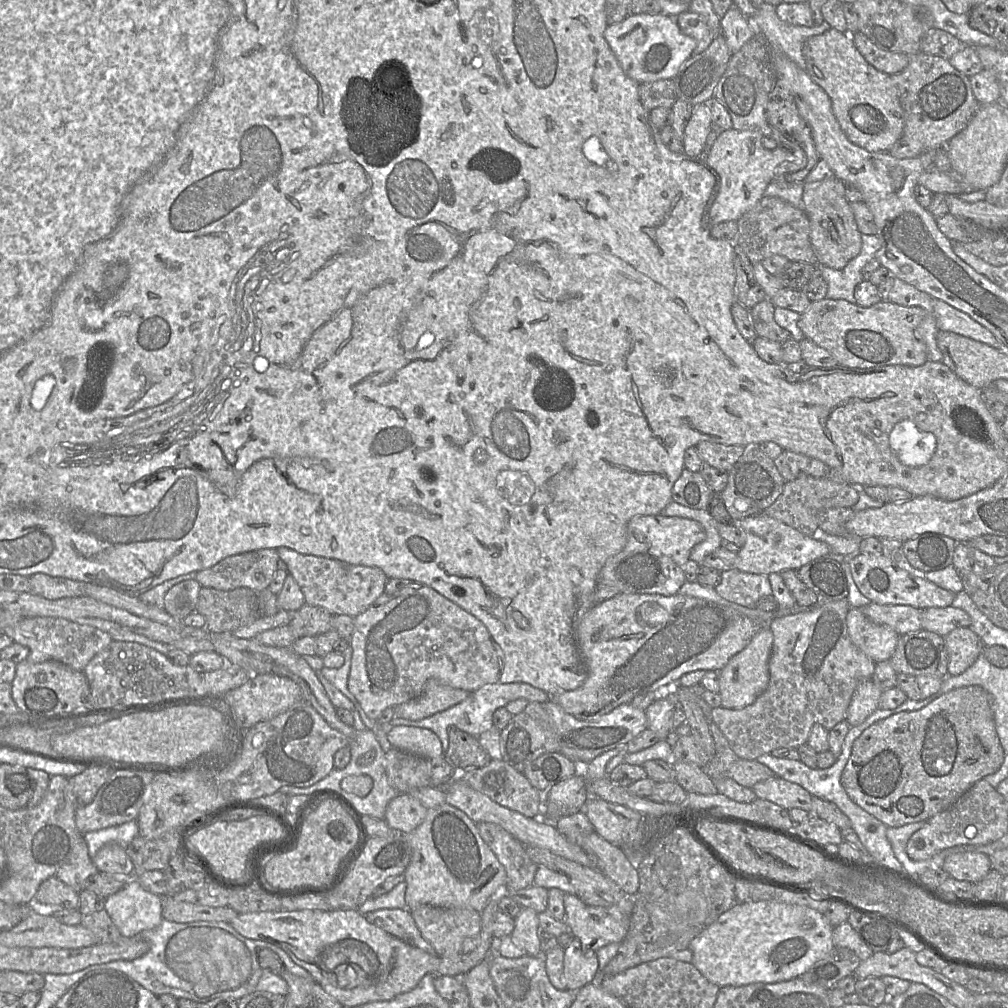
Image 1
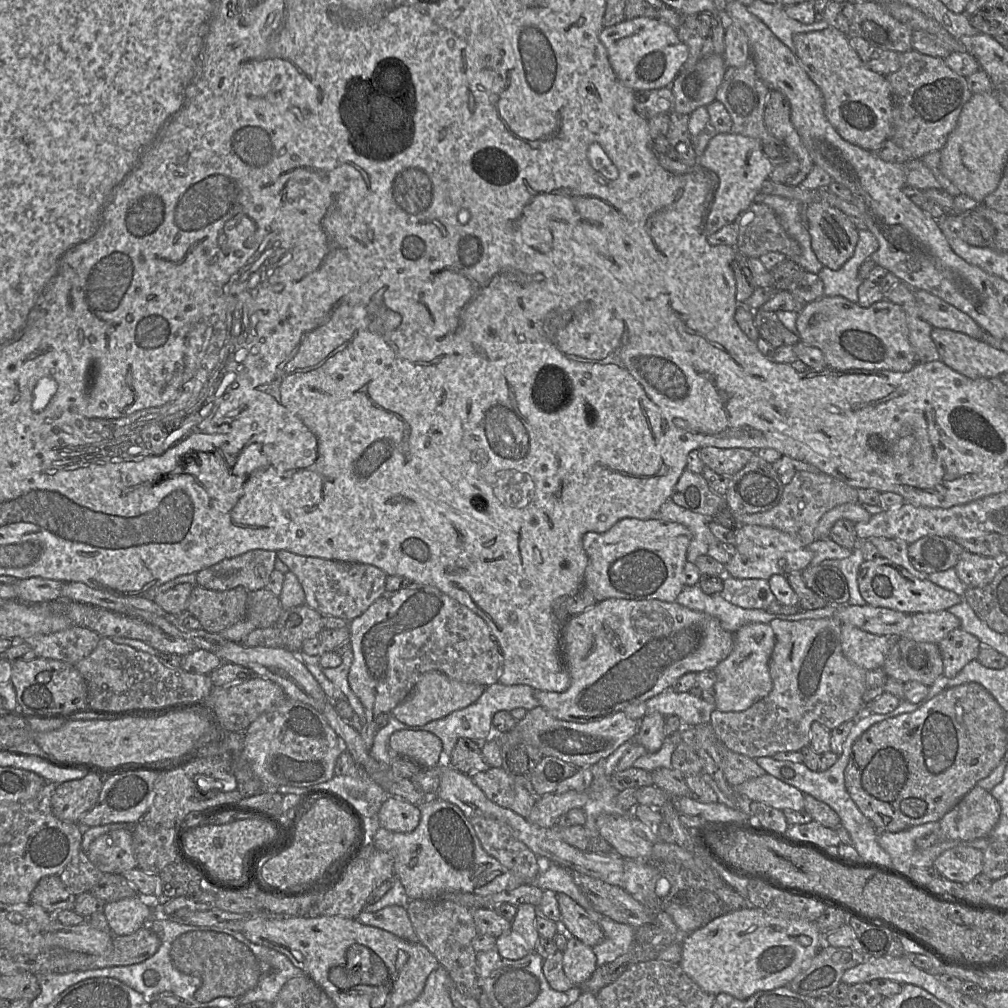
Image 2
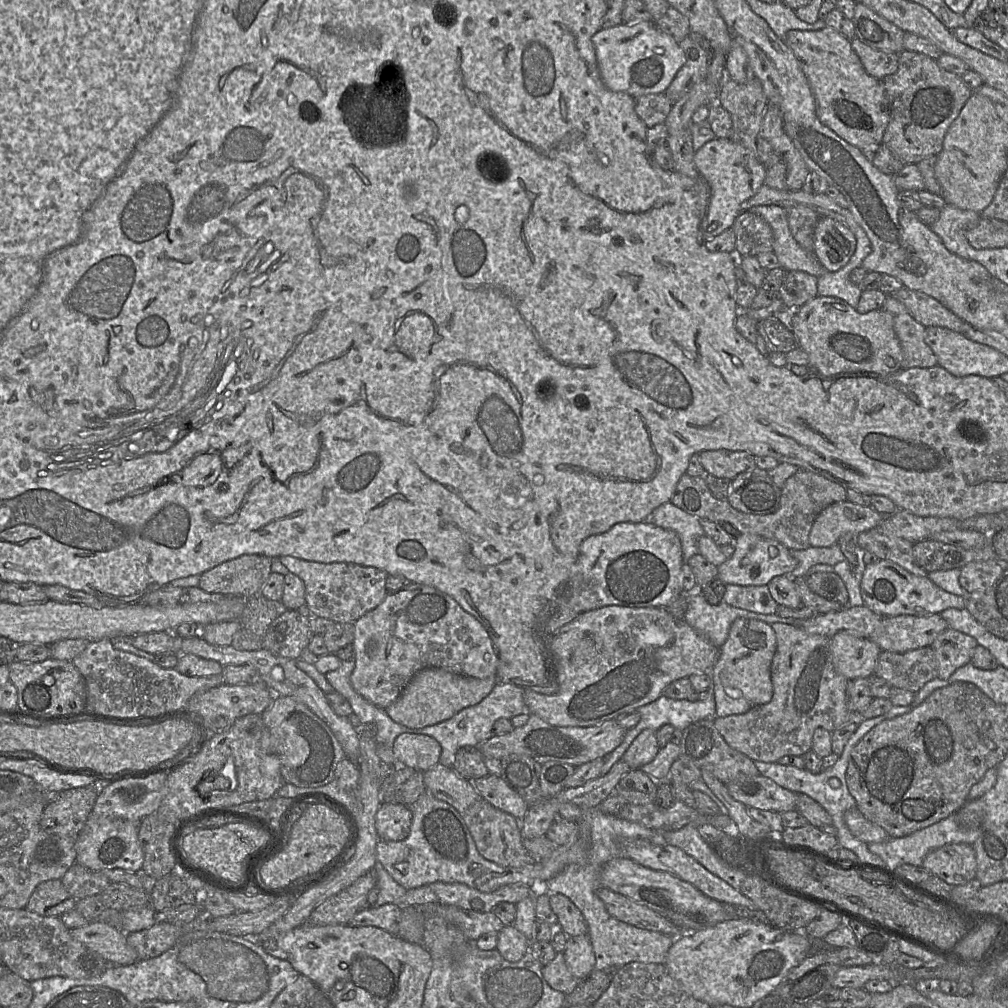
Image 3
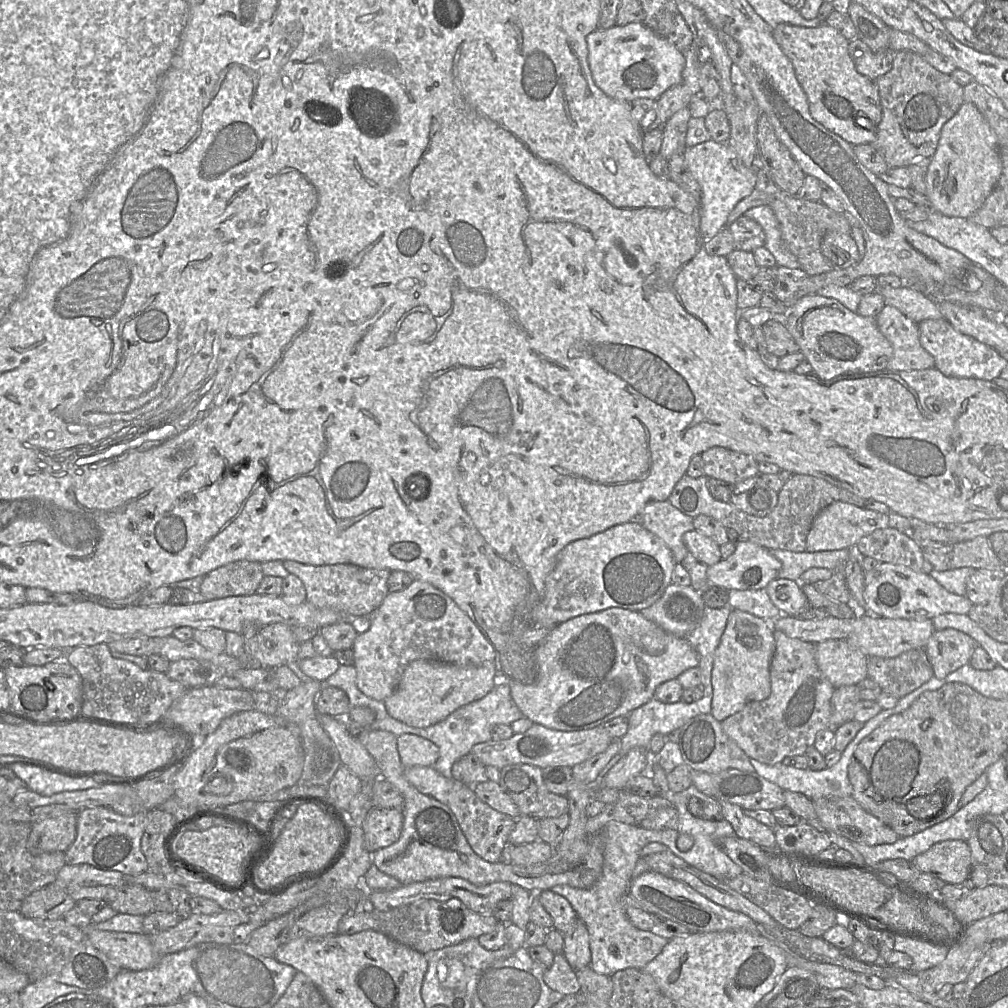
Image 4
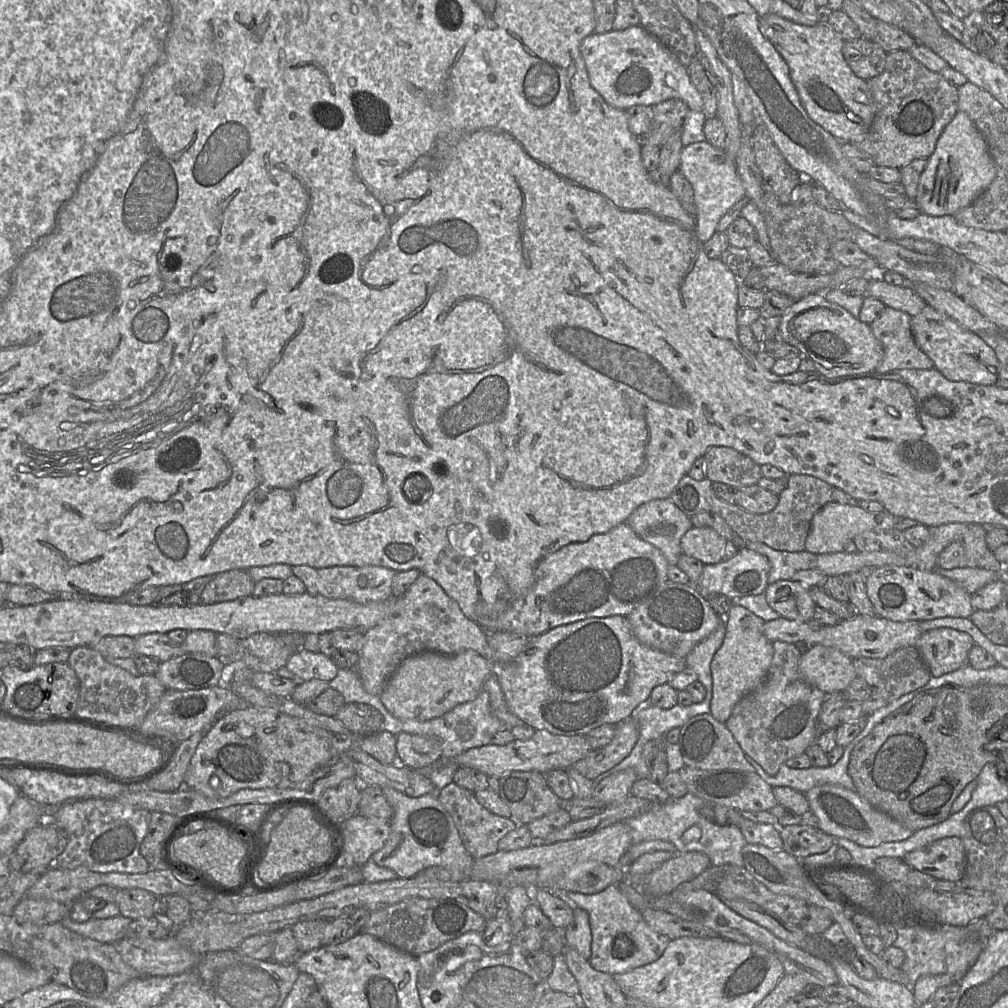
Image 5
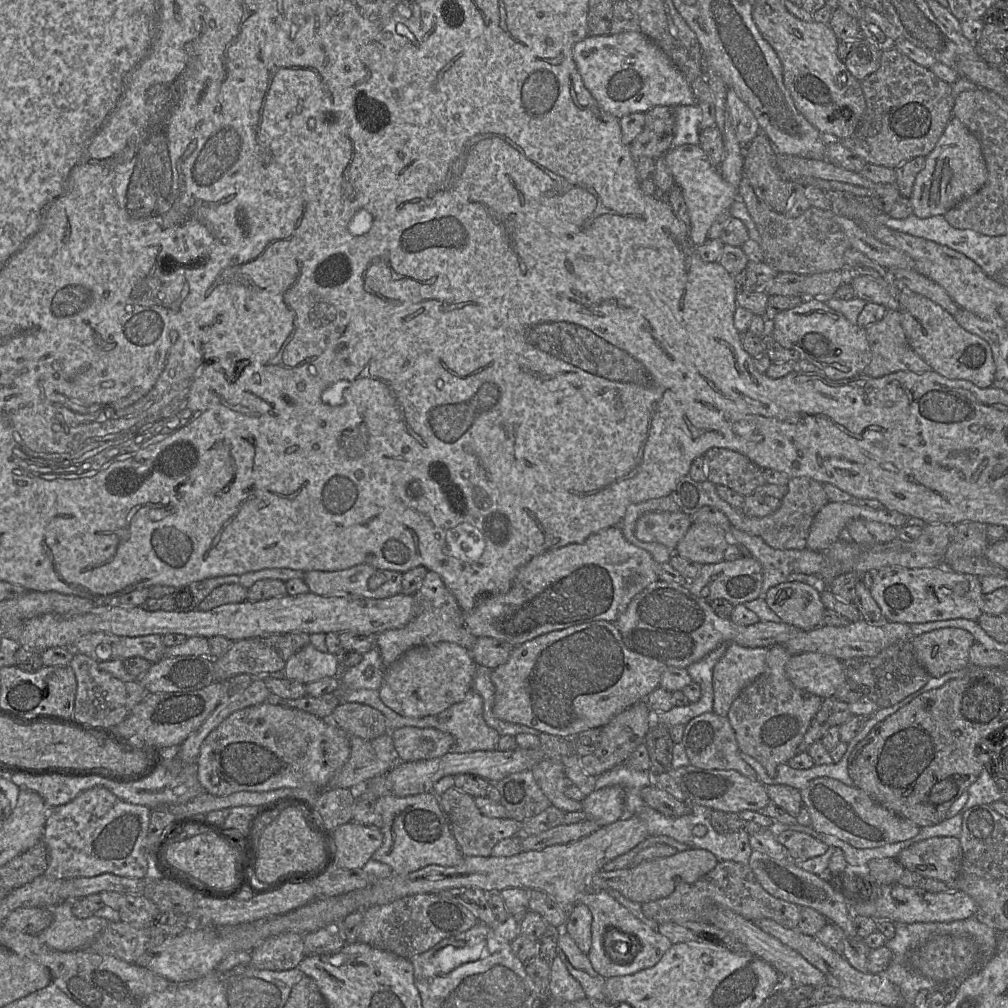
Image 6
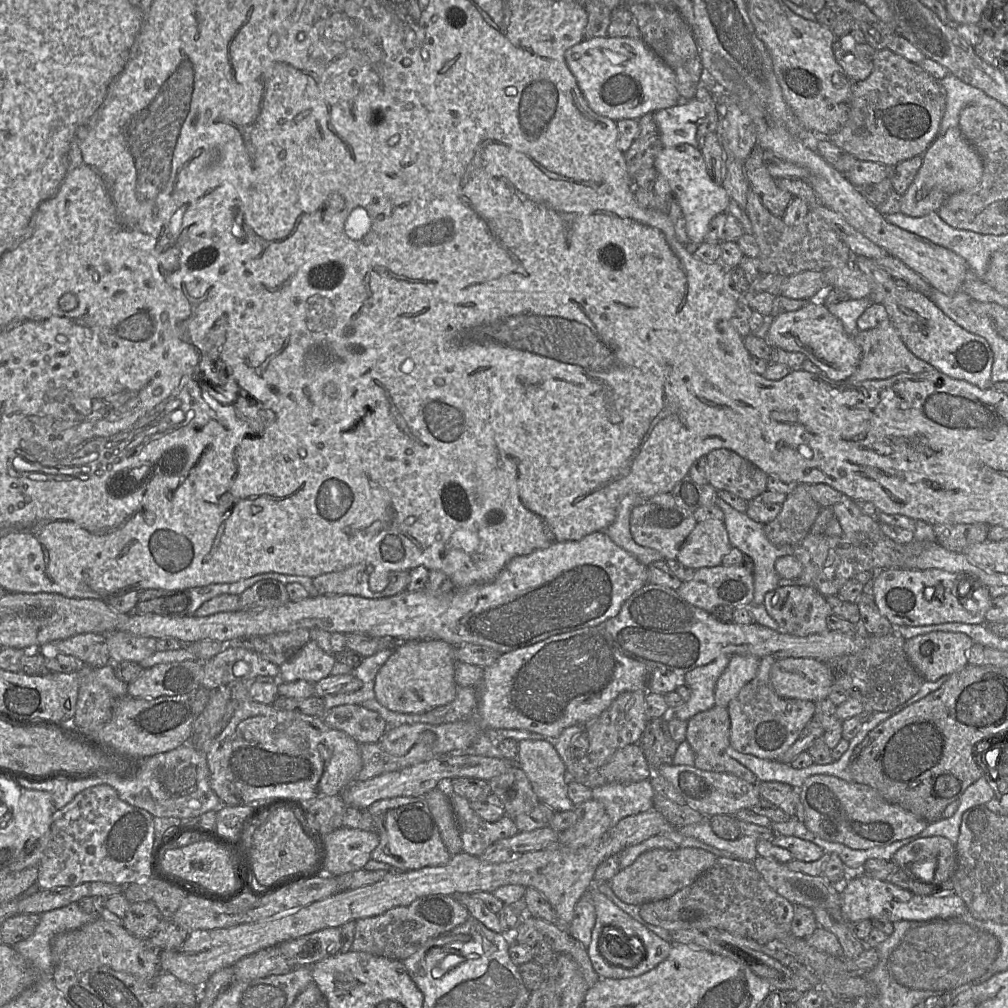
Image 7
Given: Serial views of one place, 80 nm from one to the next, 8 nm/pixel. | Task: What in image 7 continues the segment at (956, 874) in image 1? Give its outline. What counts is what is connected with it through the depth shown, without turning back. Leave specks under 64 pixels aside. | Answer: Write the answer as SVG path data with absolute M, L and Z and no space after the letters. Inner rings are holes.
M942 836L917 839L901 847L894 855L896 865L912 875L915 862L926 858L935 858L936 871L932 883L951 881L957 868L956 845Z

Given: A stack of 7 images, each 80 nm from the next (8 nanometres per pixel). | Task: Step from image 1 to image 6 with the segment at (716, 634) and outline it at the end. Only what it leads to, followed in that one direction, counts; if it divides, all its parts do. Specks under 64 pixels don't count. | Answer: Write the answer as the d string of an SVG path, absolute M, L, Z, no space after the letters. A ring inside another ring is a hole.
M598 620L571 626L562 630L556 630L540 635L532 640L515 646L511 651L508 660L499 667L491 670L491 681L495 688L493 713L498 719L506 722L522 724L560 738L574 738L583 731L592 728L602 728L623 710L637 702L646 701L647 696L659 686L661 675L667 668L668 666L664 663L629 649L625 645L615 622Z

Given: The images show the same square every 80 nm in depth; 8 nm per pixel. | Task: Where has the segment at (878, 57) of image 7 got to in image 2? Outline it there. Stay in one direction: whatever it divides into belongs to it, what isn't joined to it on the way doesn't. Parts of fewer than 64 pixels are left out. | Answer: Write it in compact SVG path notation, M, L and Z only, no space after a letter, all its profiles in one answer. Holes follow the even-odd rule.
M913 49L900 54L900 68L886 78L893 102L893 127L890 139L901 147L910 159L922 159L929 153L941 151L949 134L957 125L964 105L973 95L967 78L949 68L943 58L925 55Z

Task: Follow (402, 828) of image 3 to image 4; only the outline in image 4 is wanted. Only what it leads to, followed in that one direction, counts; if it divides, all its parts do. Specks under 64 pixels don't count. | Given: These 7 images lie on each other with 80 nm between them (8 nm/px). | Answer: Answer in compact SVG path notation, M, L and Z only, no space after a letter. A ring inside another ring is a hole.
M373 807L362 825L365 848L373 853L398 841L403 821L402 810Z

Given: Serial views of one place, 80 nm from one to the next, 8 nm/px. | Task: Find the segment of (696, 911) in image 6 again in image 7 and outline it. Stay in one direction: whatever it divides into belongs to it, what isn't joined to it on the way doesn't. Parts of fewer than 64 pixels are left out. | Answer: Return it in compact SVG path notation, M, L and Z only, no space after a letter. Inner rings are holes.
M718 857L711 868L672 896L640 905L642 919L672 932L717 928L760 944L778 943L791 932L794 905L768 886L752 862Z

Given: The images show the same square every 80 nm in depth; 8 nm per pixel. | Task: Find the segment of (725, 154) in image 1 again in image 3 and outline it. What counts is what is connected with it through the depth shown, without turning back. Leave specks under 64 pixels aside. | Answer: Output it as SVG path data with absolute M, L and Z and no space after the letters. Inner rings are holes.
M714 138L694 153L700 176L709 184L711 197L704 222L704 237L712 239L728 228L741 212L741 205L754 196L764 184L765 166L756 155L730 138Z

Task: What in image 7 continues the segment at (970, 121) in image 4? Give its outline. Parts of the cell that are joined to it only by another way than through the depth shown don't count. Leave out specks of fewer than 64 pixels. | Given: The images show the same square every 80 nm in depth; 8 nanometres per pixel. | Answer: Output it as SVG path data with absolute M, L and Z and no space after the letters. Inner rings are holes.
M960 127L949 128L945 134L943 134L942 136L938 136L935 139L935 141L930 145L930 147L926 150L926 152L923 154L923 163L922 163L916 177L914 178L914 181L912 182L912 184L908 188L908 190L902 195L900 213L902 213L904 215L911 216L911 217L921 217L921 216L924 216L924 215L930 213L930 212L937 212L938 209L942 206L942 204L945 202L945 200L950 195L975 187L980 182L982 175L983 175L983 163L982 163L981 157L977 153L977 151L965 139L965 137L963 136L963 134L960 130Z

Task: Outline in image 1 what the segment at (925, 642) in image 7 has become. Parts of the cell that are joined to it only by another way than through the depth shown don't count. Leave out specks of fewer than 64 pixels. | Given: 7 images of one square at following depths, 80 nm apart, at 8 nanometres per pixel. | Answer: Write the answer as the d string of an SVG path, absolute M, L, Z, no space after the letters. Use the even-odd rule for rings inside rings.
M969 627L952 630L944 637L948 654L948 675L956 676L968 669L980 656L984 644Z

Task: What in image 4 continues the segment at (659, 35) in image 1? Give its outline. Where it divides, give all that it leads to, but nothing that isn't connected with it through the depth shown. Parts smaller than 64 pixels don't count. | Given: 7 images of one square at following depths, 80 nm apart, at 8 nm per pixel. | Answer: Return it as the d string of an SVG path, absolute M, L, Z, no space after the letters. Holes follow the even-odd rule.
M643 22L597 28L588 34L586 44L592 79L598 89L612 99L625 102L637 98L656 100L682 80L685 66L683 53Z

